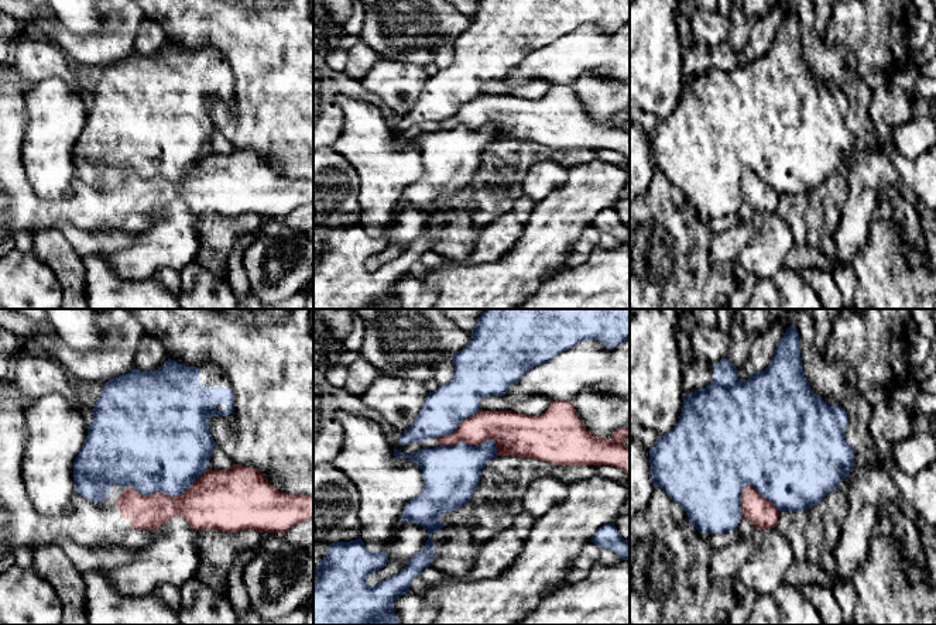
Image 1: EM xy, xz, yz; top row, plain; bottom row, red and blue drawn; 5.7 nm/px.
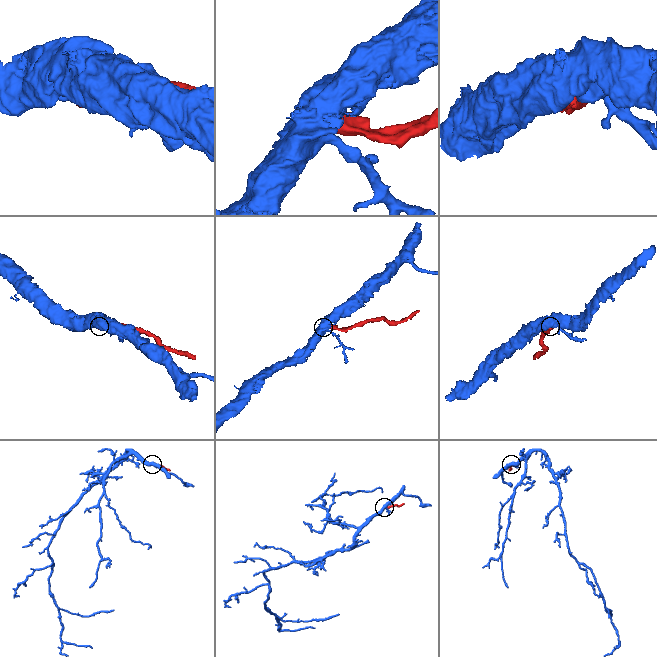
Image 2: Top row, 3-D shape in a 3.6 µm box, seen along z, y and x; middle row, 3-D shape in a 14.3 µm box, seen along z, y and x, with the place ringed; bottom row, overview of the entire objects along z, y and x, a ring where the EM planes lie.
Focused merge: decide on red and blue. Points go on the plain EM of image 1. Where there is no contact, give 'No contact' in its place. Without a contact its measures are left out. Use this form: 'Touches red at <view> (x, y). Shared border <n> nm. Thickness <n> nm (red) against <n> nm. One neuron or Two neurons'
Touches red at xy (168, 179). Shared border 460 nm. Thickness 300 nm (red) against 460 nm. Two neurons

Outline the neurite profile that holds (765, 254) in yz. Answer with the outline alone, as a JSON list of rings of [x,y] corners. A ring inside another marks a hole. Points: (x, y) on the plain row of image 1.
[[[776,212],[762,214],[762,226],[757,236],[736,258],[747,274],[758,279],[771,278],[786,267],[786,255],[796,244],[796,234],[789,223]]]

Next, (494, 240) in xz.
[[[521,195],[505,213],[483,226],[474,243],[473,253],[469,257],[469,262],[488,264],[504,257],[522,234],[534,207],[535,202]]]

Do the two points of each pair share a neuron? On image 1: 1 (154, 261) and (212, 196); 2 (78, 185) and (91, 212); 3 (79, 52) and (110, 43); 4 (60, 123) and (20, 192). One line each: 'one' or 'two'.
1: two
2: one
3: one
4: two

